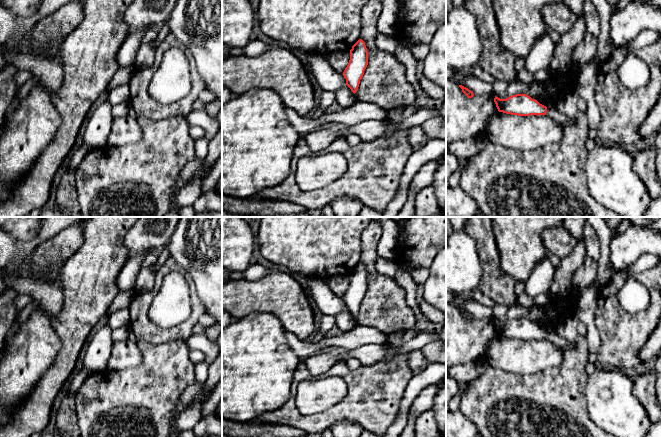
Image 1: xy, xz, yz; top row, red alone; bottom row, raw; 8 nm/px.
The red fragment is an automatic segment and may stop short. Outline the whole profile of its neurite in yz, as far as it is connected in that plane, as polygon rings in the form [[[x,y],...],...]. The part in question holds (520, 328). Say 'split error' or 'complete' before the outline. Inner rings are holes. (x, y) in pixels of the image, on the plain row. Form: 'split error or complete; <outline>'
split error; [[[526,318],[512,319],[506,323],[495,320],[494,326],[499,336],[518,340],[547,339],[560,349],[574,349],[575,342],[569,342],[555,332],[547,332]]]

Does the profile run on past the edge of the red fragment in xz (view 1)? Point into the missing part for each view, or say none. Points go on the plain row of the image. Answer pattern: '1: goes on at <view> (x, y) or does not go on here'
1: does not go on here

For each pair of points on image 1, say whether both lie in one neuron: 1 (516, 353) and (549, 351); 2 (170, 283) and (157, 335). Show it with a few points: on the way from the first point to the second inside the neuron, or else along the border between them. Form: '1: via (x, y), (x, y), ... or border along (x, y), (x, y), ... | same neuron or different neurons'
1: via (524, 353), (541, 353) | same neuron
2: border along (149, 305), (148, 317), (157, 326), (182, 323) | different neurons

